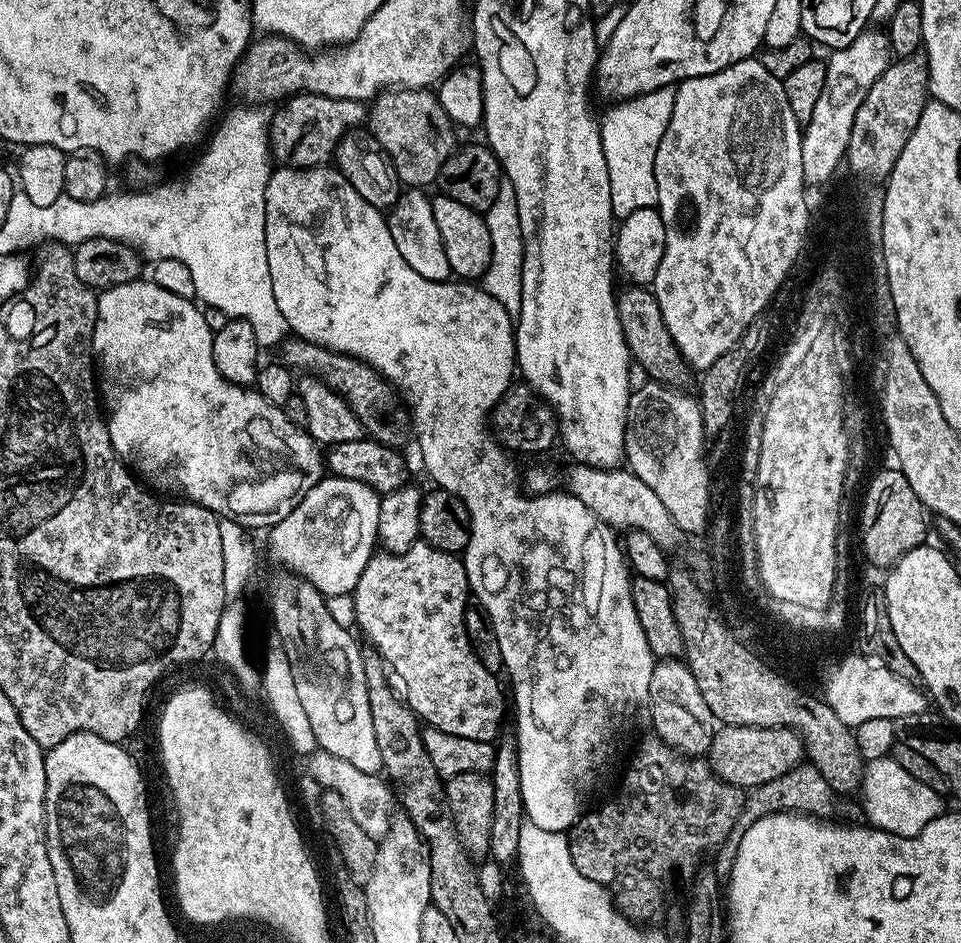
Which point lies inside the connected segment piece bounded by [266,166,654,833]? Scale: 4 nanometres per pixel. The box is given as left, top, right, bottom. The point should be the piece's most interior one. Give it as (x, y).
(552, 579)

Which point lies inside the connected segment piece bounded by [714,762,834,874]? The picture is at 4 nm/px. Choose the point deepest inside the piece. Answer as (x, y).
(802, 789)

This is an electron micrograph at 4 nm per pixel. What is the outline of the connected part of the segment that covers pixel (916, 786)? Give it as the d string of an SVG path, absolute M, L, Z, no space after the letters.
M891 758L867 761L864 769L862 795L867 823L899 836L917 836L934 818L945 811L941 793L930 790L926 782L918 782L914 774L906 774L902 766Z

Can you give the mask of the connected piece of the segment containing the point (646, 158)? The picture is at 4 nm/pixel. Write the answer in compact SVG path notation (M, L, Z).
M669 86L666 88L659 88L657 92L647 92L641 96L633 96L630 100L622 100L611 105L605 116L600 120L600 137L602 138L602 150L606 158L606 170L610 170L610 198L612 199L612 214L613 217L623 218L634 214L634 210L646 210L647 208L656 208L658 202L658 186L654 178L654 158L658 150L658 142L662 142L662 134L666 134L666 126L670 122L670 118L674 114L674 102L676 101L676 88Z

